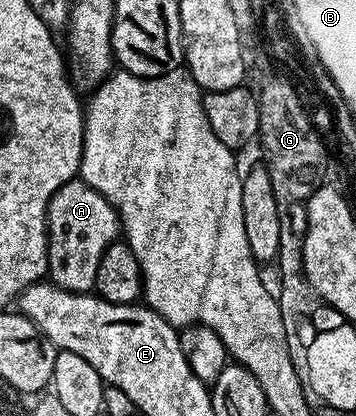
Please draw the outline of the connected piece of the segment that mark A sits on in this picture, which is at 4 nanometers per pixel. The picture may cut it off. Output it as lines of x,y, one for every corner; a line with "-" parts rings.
74,179
63,183
55,195
51,195
51,203
47,207
47,223
49,224
49,271
48,280
69,293
87,293
97,284
99,259
103,259
103,251
122,236
121,220
85,181

